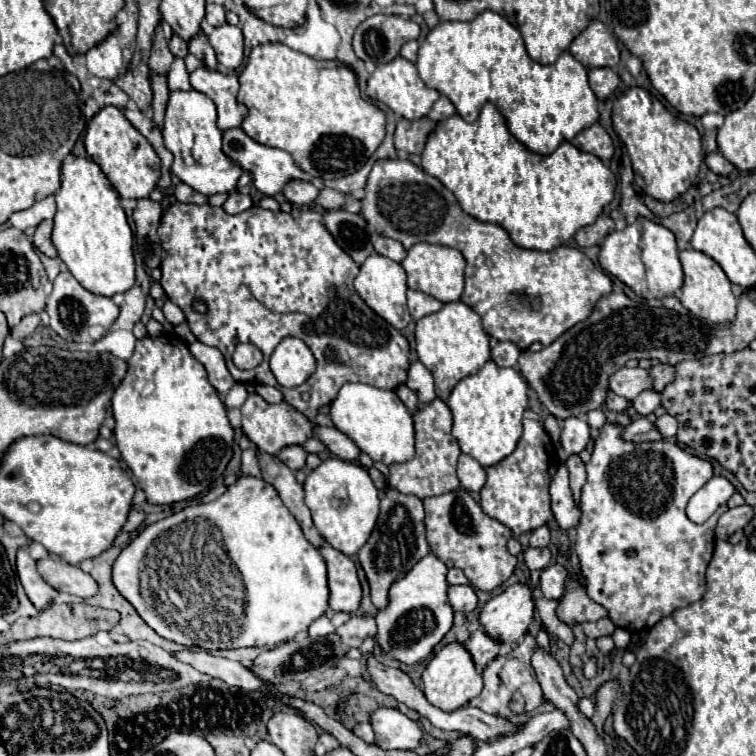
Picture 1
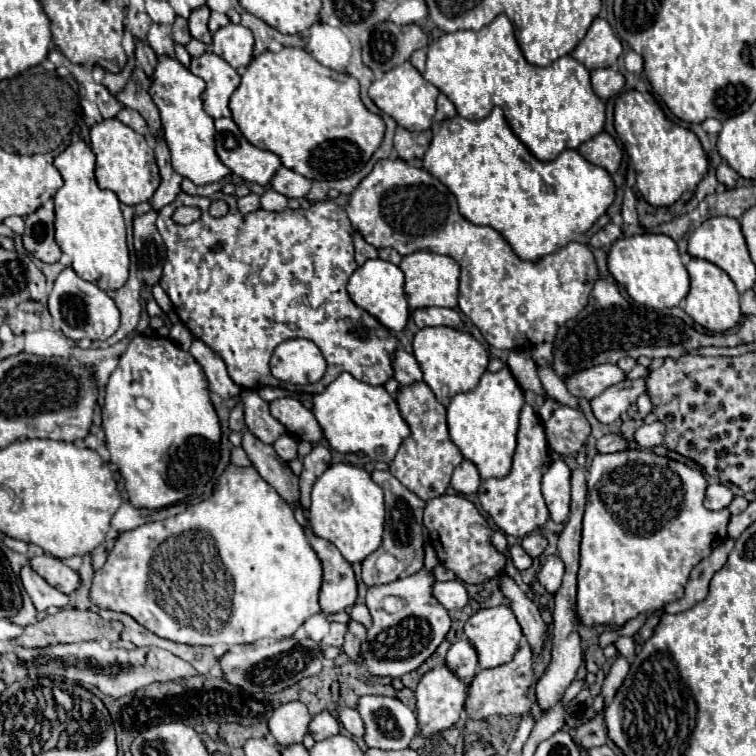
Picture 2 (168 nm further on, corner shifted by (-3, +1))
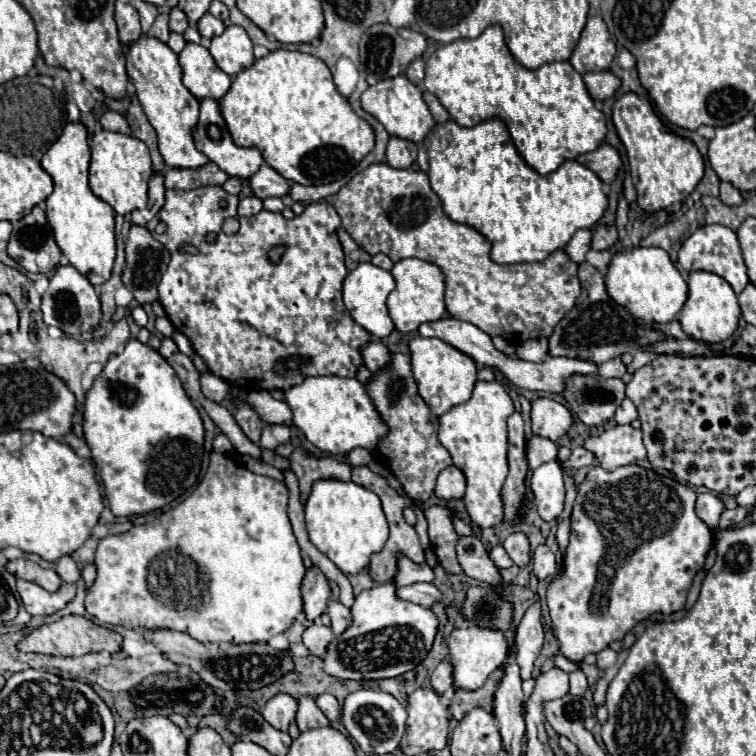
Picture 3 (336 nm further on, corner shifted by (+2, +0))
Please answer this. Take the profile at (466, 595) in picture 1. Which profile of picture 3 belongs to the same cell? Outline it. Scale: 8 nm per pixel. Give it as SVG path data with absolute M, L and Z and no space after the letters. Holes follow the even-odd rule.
M417 583L417 585L407 585L397 591L397 595L405 601L413 601L423 607L433 607L437 601L443 599L443 591L437 589L433 583Z

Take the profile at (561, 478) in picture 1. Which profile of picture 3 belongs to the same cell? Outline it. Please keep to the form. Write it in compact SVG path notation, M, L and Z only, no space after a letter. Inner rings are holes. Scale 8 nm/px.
M559 461L539 465L531 475L531 489L535 495L535 507L543 521L553 521L563 511L565 485Z

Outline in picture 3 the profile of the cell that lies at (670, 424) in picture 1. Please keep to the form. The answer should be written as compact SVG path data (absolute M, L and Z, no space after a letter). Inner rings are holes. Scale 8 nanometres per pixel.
M615 425L601 435L587 439L585 447L593 451L605 469L637 463L647 455L641 429L633 429L631 425Z

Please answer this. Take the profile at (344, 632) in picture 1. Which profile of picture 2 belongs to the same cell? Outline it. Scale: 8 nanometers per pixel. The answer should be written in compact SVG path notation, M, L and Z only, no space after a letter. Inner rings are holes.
M332 622L332 624L330 624L330 632L322 638L322 644L328 644L328 646L336 646L336 648L340 648L340 646L344 644L344 634L346 634L346 624Z

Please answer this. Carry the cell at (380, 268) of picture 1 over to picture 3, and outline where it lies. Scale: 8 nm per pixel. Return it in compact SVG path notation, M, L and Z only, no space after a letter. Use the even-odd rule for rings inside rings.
M361 263L357 269L349 271L349 275L343 281L343 301L345 307L349 309L351 317L363 327L367 329L373 337L387 337L393 329L395 323L389 315L387 309L387 297L395 287L395 279L389 271L373 265L373 263Z

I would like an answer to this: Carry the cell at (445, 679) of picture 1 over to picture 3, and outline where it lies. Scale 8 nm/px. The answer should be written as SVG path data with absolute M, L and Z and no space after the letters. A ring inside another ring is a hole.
M419 687L409 695L407 703L407 731L401 739L401 749L405 755L419 755L431 749L443 749L449 735L449 707L441 703L441 695L431 687Z

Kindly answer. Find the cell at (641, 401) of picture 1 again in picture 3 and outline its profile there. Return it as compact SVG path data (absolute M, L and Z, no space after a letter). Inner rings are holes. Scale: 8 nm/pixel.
M625 399L625 401L619 405L617 413L615 413L615 421L617 421L617 425L627 425L627 423L631 423L633 419L637 419L637 407L633 405L631 399Z

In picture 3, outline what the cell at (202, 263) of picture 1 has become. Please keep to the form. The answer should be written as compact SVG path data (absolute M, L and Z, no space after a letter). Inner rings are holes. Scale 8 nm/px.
M199 187L193 191L173 189L165 193L165 205L157 213L157 219L167 223L167 231L157 235L155 219L147 223L151 235L171 253L169 267L159 283L159 303L163 305L169 321L191 341L195 353L201 355L209 371L233 387L247 391L287 391L295 385L301 385L307 377L355 377L359 367L363 367L363 347L371 343L371 335L353 321L341 299L347 267L337 235L341 229L341 217L337 215L335 207L325 201L309 203L299 217L285 219L281 213L271 213L265 209L253 217L239 217L237 203L237 197L225 193L223 187ZM221 199L227 201L225 209L219 205ZM225 217L237 217L241 223L239 231L231 237L221 231ZM209 233L217 235L213 243L207 243ZM183 245L193 245L199 253L183 253ZM275 247L285 249L277 263L269 259L269 251ZM285 347L291 347L299 355L309 355L311 365L297 373L277 377L273 373L273 365L285 357Z

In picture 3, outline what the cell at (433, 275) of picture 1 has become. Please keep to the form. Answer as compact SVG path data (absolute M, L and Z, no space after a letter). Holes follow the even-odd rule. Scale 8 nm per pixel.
M401 259L391 269L395 277L395 289L391 291L387 305L389 315L395 323L395 329L401 333L417 331L417 327L425 321L437 321L445 315L445 275L443 271L429 261L421 259Z

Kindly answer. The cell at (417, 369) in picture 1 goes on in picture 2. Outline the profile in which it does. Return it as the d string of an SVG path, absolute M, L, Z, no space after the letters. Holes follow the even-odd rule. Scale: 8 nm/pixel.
M396 350L394 352L394 378L402 384L402 386L410 386L412 382L422 380L422 370L418 366L418 362L414 360L412 354L404 352L404 350Z

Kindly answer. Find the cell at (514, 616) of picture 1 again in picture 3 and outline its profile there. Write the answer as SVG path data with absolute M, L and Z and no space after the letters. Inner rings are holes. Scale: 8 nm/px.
M479 625L455 629L449 637L449 657L455 667L455 673L453 673L455 687L469 689L469 691L479 689L487 681L487 677L503 665L507 651L509 651L509 641L505 637L505 631L501 629L487 629Z

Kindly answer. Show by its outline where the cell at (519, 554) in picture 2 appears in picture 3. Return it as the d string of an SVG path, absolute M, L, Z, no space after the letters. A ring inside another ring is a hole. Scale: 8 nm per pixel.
M503 545L493 547L493 549L489 551L489 557L491 557L491 559L493 559L493 563L495 563L497 567L501 567L501 569L507 569L507 567L511 567L511 565L513 565L513 559L507 555L507 551L503 549Z

